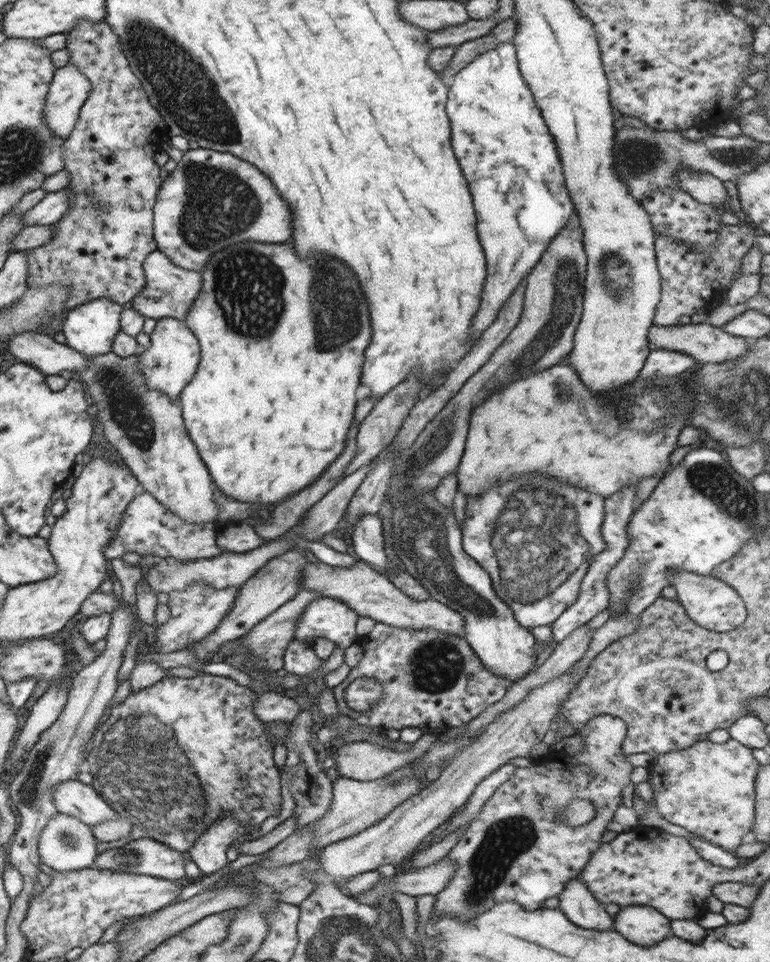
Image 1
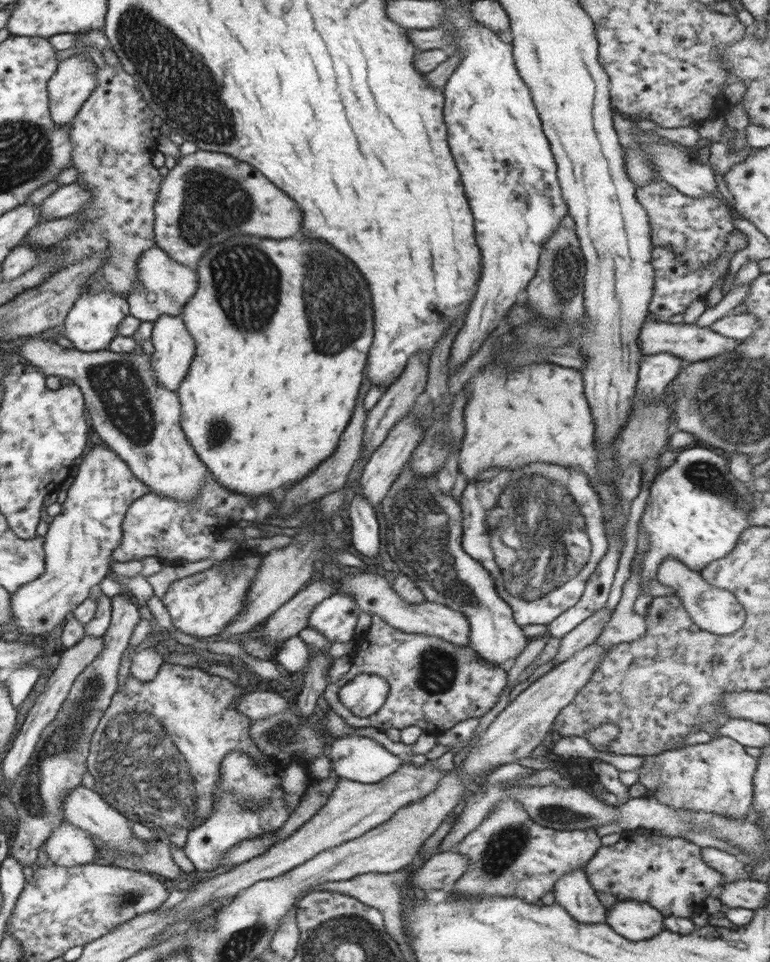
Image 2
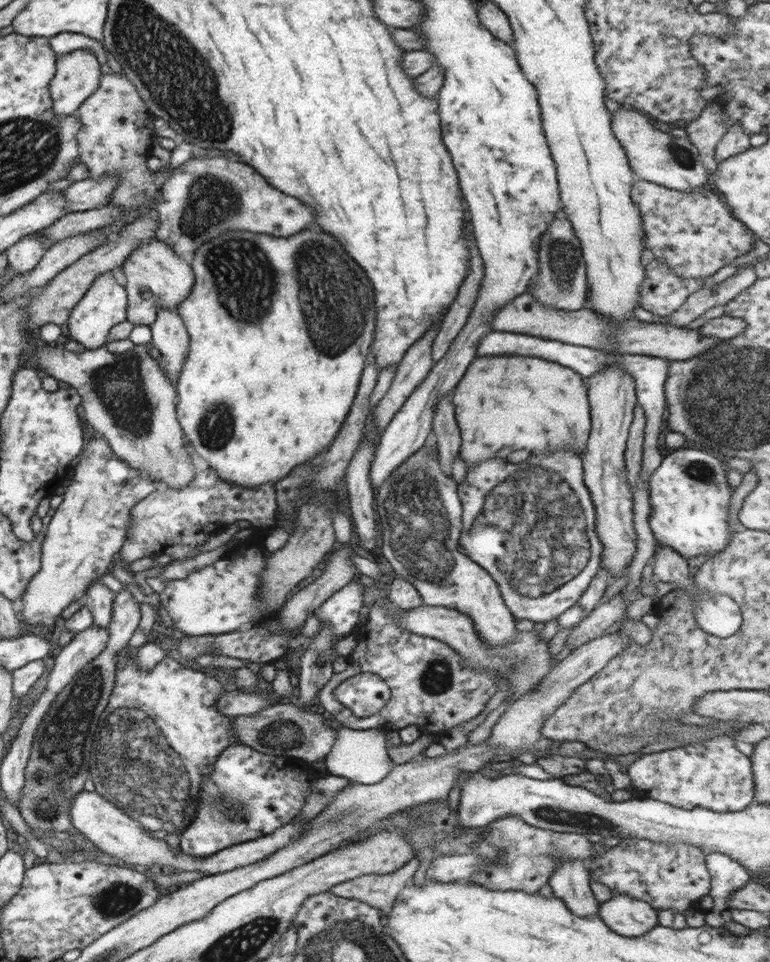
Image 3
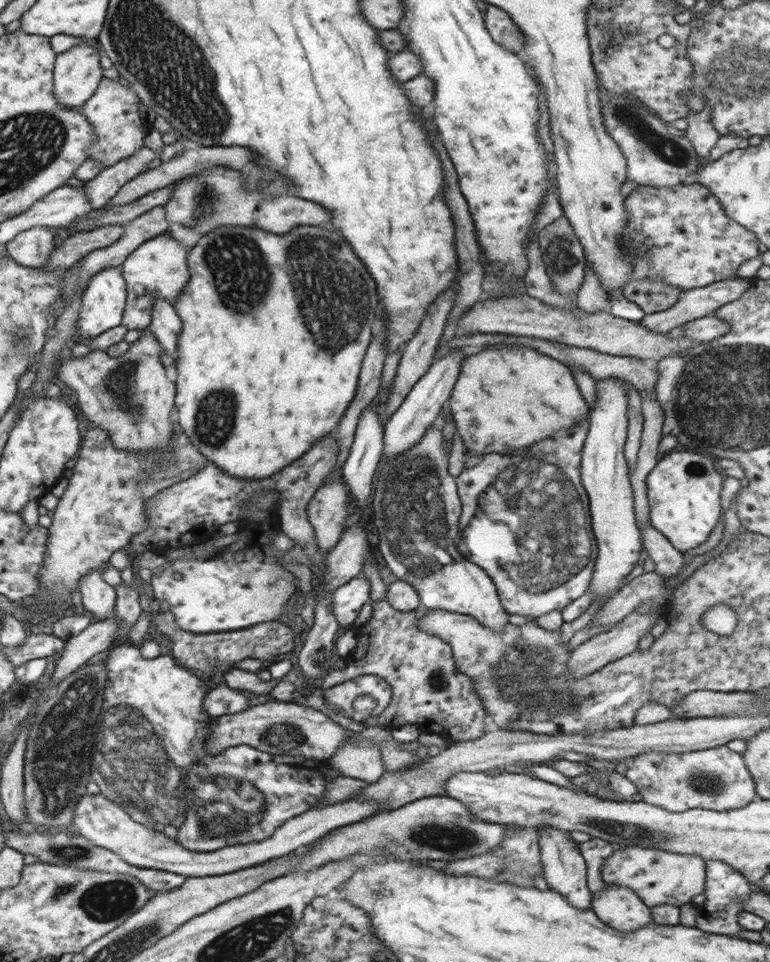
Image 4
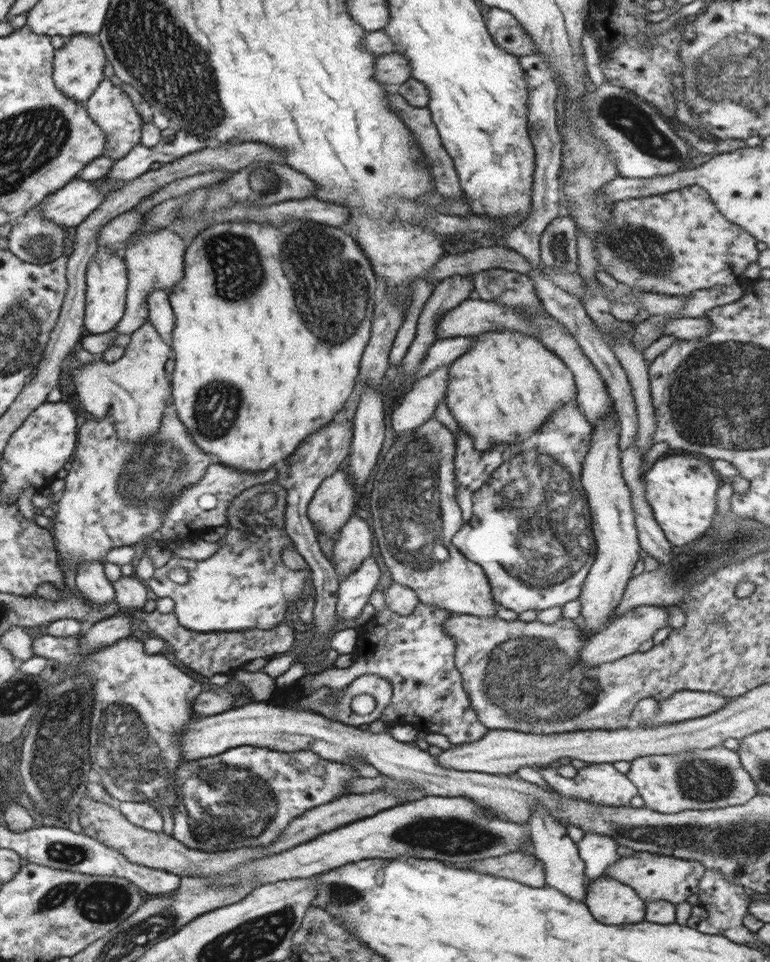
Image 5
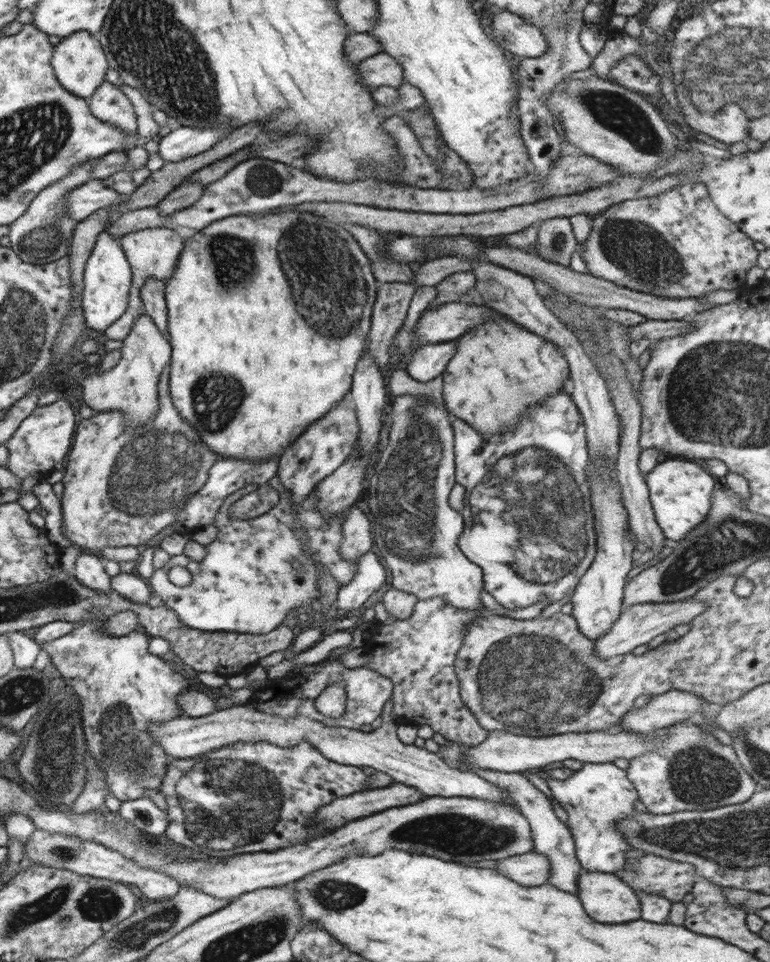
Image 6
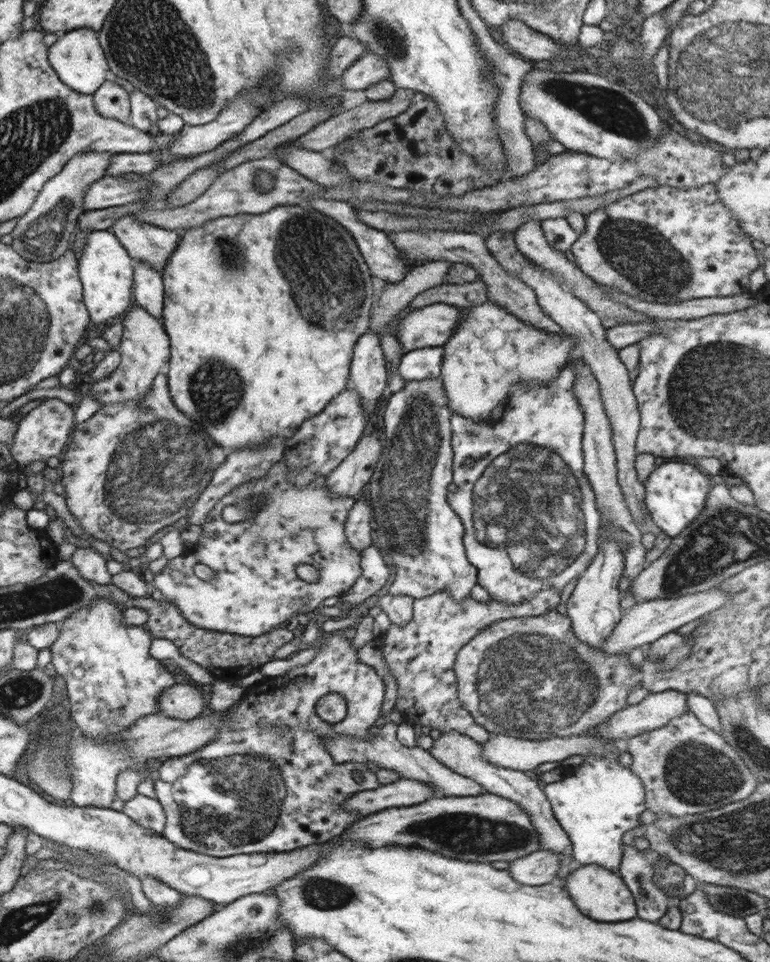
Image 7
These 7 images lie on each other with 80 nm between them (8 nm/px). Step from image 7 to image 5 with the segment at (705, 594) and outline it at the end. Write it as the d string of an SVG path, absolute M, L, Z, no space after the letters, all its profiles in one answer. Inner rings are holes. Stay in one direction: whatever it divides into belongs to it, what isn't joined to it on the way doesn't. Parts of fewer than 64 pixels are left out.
M638 606L624 616L614 618L602 631L587 639L581 650L581 659L589 667L610 662L622 657L627 658L629 654L636 654L638 646L646 640L650 640L664 626L668 625L668 610L658 606Z

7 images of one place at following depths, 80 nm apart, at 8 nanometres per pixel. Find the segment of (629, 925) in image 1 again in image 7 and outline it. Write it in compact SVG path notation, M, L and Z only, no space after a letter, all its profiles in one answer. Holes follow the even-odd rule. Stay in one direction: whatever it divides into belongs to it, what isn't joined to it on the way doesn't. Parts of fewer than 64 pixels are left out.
M599 864L577 865L565 878L564 888L578 906L578 910L600 922L620 922L638 918L633 894L617 873Z

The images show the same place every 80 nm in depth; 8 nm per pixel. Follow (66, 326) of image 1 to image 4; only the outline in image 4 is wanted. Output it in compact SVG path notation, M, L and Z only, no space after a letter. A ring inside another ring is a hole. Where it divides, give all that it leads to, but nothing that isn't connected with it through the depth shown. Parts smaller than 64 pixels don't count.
M120 267L106 268L93 274L90 277L90 280L87 280L87 287L82 292L81 301L82 308L78 313L77 320L77 340L83 342L86 339L95 339L99 334L120 325L124 316L123 312L127 301L127 284L123 277L122 269Z

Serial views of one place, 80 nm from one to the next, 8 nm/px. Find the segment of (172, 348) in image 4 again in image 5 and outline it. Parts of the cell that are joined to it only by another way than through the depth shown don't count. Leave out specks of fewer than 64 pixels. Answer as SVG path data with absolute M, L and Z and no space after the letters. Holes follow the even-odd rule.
M152 289L147 298L149 312L148 320L154 325L160 338L167 344L172 344L172 331L175 325L174 313L164 289Z

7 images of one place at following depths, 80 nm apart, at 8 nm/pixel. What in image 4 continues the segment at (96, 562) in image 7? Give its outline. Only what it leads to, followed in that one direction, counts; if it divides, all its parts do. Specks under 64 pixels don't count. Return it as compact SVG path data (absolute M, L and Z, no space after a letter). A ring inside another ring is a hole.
M92 569L79 580L82 605L94 622L104 622L114 617L117 592L115 587L102 579L102 571Z

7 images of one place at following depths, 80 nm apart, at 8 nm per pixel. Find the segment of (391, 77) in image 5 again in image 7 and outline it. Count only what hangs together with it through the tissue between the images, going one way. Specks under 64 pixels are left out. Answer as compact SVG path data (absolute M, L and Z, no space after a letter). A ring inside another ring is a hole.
M371 53L360 56L350 68L341 73L341 81L348 90L366 90L381 80L391 80L386 60Z

